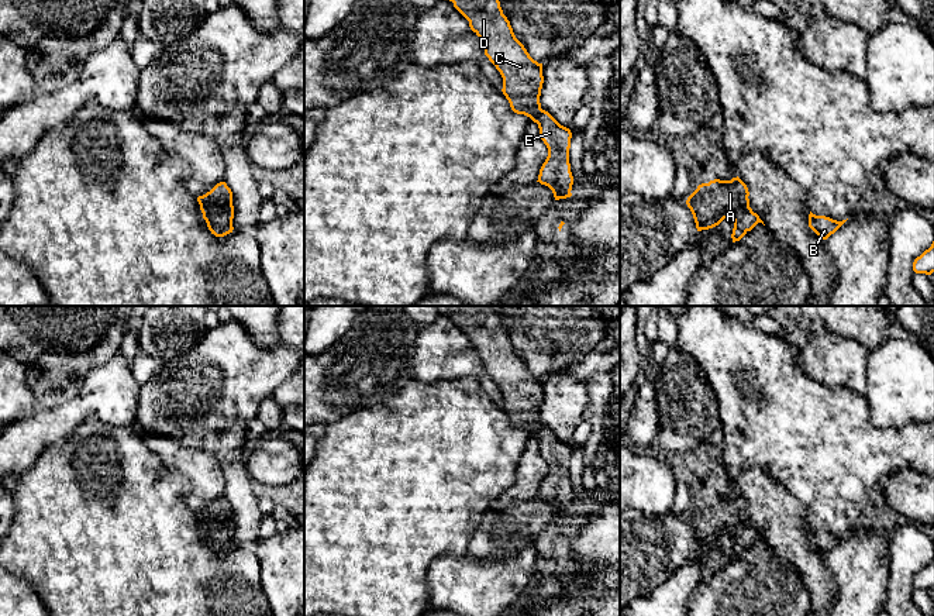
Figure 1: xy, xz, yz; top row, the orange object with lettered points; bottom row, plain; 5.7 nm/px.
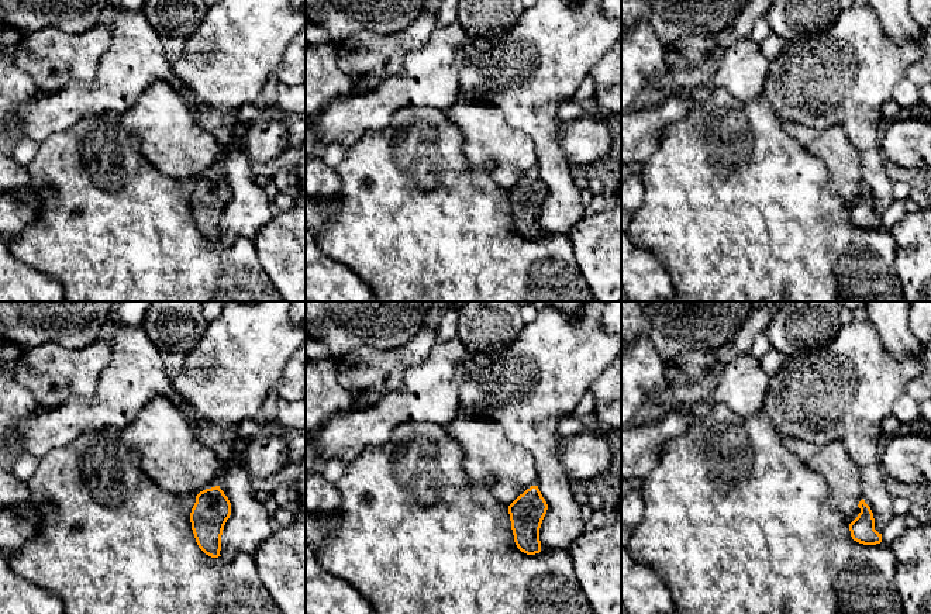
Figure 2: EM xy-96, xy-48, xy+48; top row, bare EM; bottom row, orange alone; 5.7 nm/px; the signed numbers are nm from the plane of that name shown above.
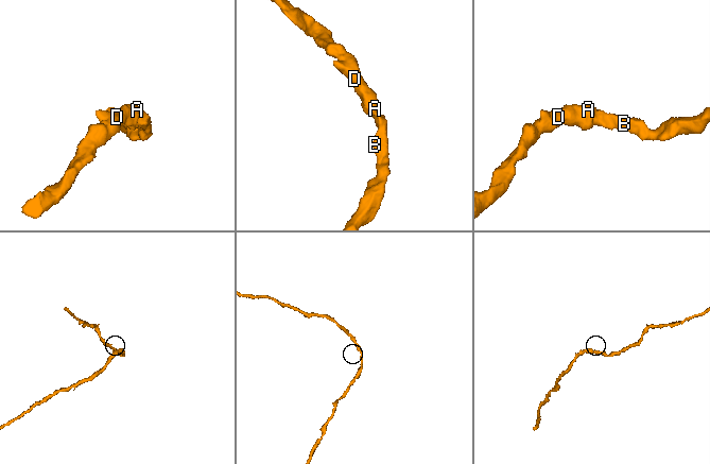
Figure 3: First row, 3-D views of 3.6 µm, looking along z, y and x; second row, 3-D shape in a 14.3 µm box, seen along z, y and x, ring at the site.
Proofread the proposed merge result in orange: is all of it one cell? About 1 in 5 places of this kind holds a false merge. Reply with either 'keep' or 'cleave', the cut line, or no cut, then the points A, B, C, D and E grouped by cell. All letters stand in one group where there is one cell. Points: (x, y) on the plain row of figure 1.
keep | no cut | A B C D E

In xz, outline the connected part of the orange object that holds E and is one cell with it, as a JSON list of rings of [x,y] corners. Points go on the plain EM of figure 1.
[[[437,306],[441,314],[454,319],[454,323],[469,337],[471,345],[479,352],[485,371],[503,393],[503,410],[517,430],[524,430],[538,440],[540,454],[548,464],[548,472],[538,491],[541,500],[548,502],[555,516],[571,513],[573,492],[569,479],[572,448],[561,441],[548,427],[541,424],[540,412],[544,399],[542,379],[534,376],[524,361],[516,354],[510,337],[503,330],[496,306]]]

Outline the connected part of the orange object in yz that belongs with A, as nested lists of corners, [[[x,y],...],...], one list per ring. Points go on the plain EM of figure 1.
[[[737,492],[731,496],[714,495],[702,499],[687,513],[697,547],[718,541],[724,534],[734,536],[733,558],[740,557],[758,538],[764,537],[749,523],[747,500]]]

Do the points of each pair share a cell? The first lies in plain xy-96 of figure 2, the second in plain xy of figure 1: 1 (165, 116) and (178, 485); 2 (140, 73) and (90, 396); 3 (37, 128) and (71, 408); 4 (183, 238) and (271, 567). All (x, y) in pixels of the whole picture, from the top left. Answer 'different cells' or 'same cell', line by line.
1: different cells
2: same cell
3: same cell
4: different cells

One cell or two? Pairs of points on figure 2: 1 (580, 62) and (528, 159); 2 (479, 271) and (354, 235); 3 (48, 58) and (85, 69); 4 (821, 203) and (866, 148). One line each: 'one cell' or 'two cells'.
1: two cells
2: one cell
3: one cell
4: two cells

